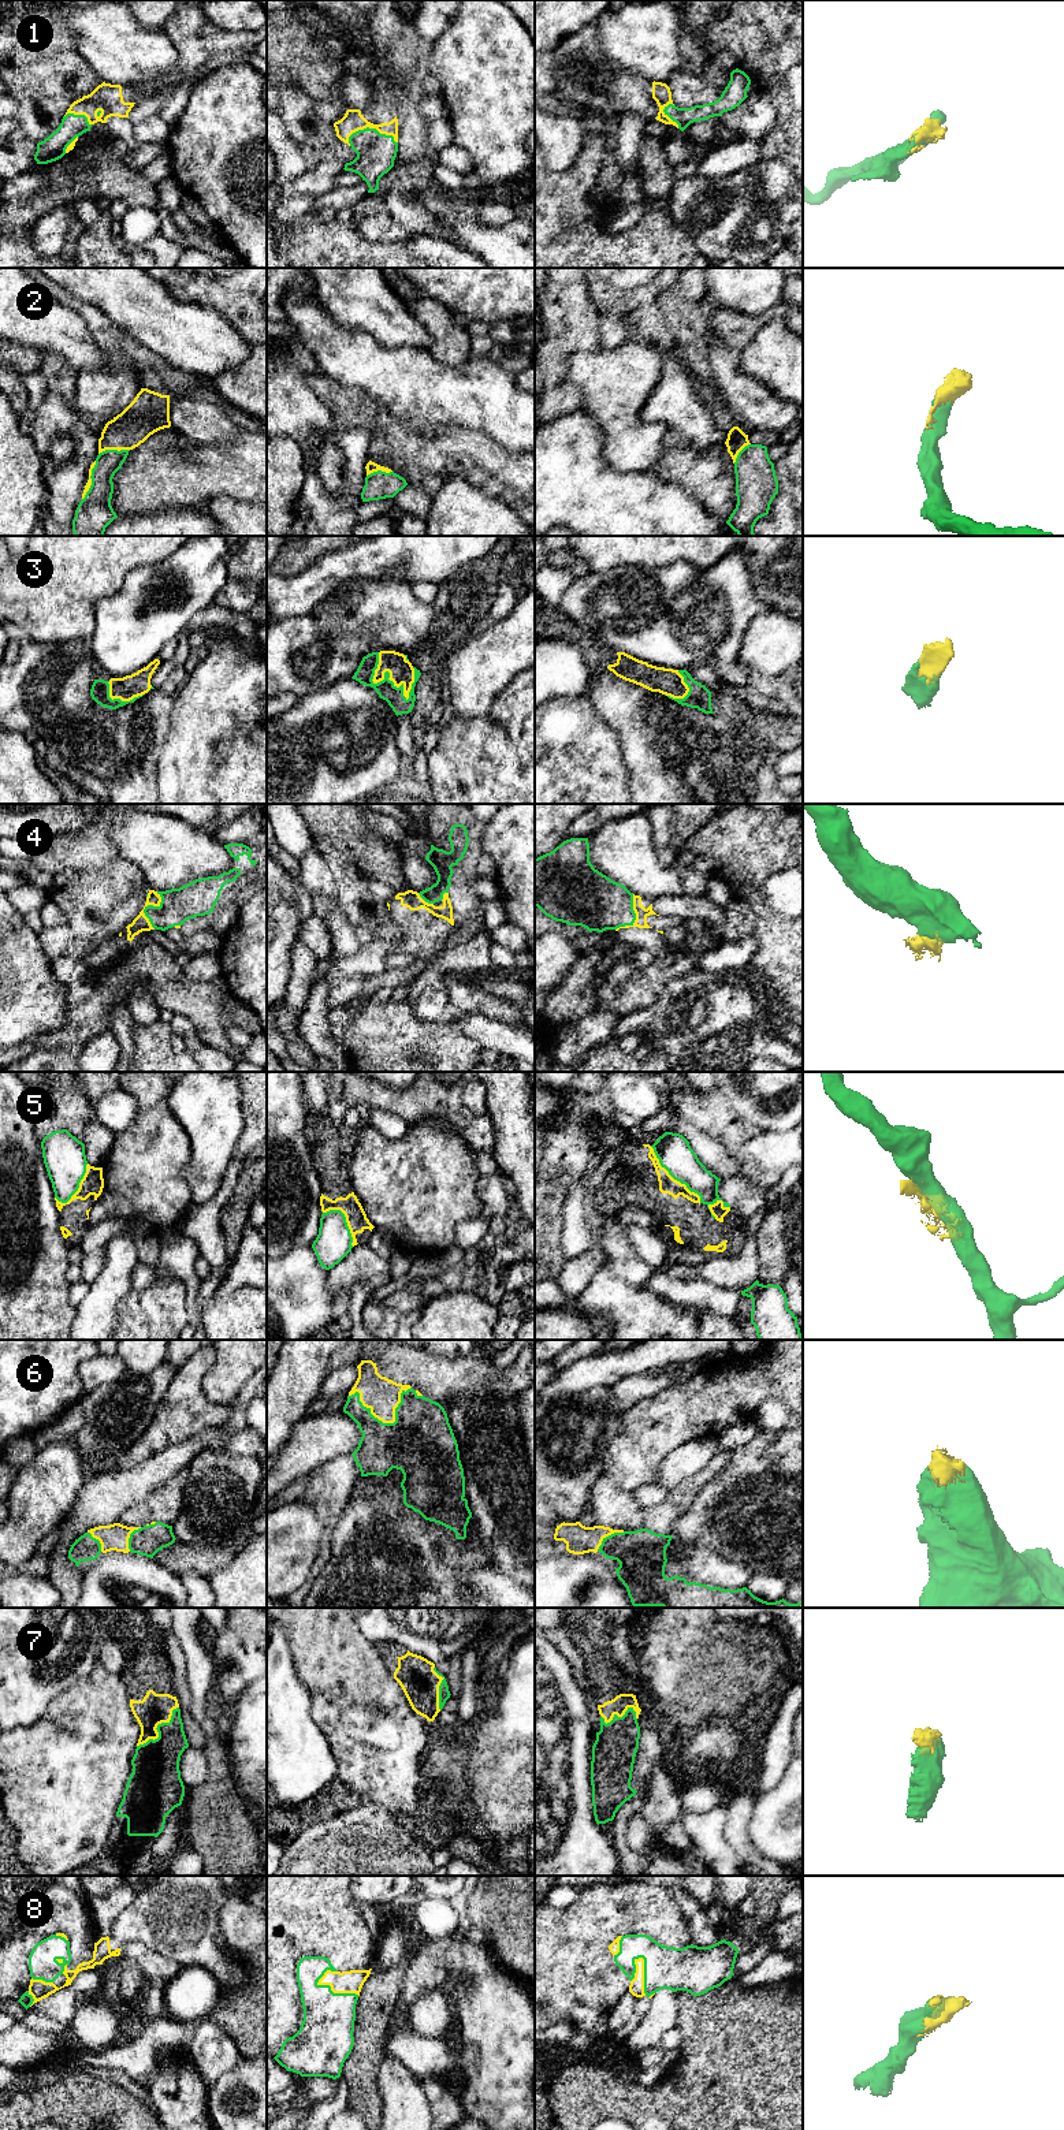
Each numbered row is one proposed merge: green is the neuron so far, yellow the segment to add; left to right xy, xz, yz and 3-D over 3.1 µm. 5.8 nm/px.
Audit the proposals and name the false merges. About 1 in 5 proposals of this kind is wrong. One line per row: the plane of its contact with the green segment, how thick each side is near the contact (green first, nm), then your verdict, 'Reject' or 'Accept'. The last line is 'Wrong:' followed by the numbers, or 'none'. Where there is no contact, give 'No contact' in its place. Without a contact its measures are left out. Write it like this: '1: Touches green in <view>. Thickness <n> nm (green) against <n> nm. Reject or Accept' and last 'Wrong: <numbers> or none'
1: Touches green in xz. Thickness 220 nm (green) against 120 nm. Accept
2: Touches green in xy. Thickness 220 nm (green) against 30 nm. Accept
3: Touches green in xz. Thickness 110 nm (green) against 140 nm. Accept
4: Touches green in xy. Thickness 200 nm (green) against 100 nm. Accept
5: Touches green in yz. Thickness 200 nm (green) against 100 nm. Reject
6: Touches green in xz. Thickness 400 nm (green) against 200 nm. Accept
7: Touches green in xy. Thickness 280 nm (green) against 180 nm. Accept
8: Touches green in xz. Thickness 320 nm (green) against 130 nm. Accept
Wrong: 5

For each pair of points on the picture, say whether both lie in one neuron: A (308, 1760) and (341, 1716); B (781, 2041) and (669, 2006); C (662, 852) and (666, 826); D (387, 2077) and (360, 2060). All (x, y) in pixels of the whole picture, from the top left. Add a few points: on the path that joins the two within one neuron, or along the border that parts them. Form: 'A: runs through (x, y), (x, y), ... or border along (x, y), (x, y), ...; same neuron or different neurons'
A: border along (312, 1706), (312, 1720), (326, 1738), (337, 1767); different neurons
B: border along (680, 2004), (679, 2024), (676, 2026); different neurons
C: runs through (662, 845), (662, 833); same neuron
D: border along (384, 2052), (376, 2075), (376, 2091), (382, 2103); different neurons

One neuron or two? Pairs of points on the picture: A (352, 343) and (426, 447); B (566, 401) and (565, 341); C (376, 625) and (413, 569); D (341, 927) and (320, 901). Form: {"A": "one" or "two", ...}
{"A": "two", "B": "one", "C": "two", "D": "one"}

